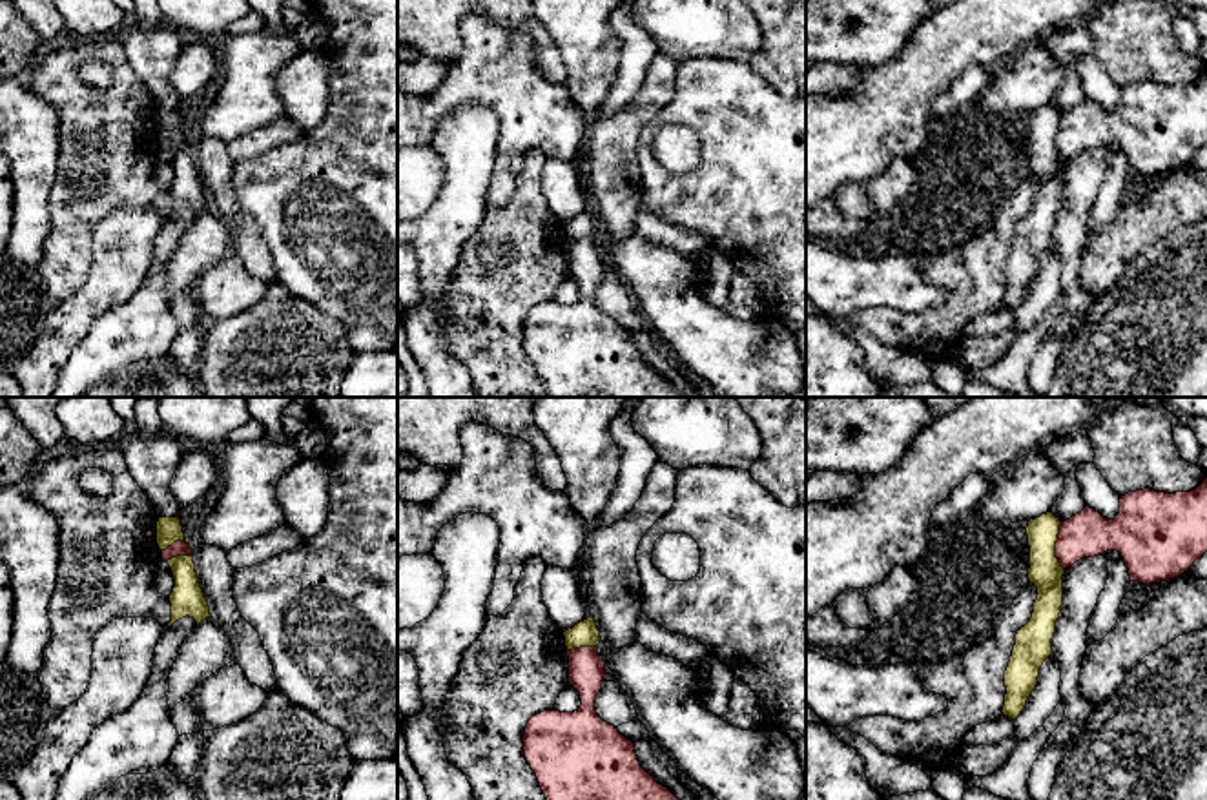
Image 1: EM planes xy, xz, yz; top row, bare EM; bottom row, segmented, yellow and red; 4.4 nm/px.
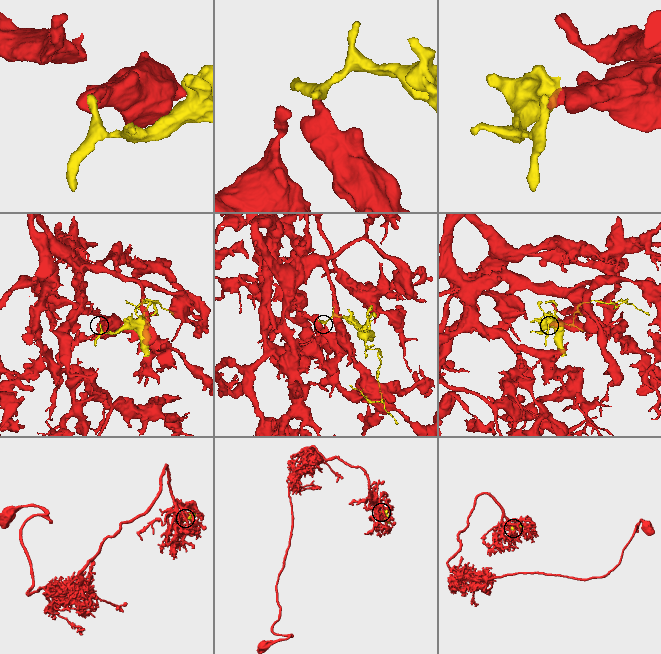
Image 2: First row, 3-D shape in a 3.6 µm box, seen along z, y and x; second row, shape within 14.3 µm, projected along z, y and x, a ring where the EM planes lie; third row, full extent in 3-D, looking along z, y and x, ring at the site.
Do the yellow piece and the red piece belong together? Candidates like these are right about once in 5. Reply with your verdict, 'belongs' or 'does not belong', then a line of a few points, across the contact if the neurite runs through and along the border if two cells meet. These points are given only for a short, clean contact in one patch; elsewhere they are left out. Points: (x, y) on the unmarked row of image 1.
does not belong; line yz (1060, 113), (1056, 150), (1063, 161)

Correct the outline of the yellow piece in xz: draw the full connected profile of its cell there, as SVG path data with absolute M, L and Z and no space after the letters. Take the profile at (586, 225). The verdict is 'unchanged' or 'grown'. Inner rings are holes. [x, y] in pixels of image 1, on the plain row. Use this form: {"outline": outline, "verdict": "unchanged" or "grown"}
{"outline": "M593 208L565 222L563 228L567 242L580 239L598 239L602 231Z", "verdict": "unchanged"}

